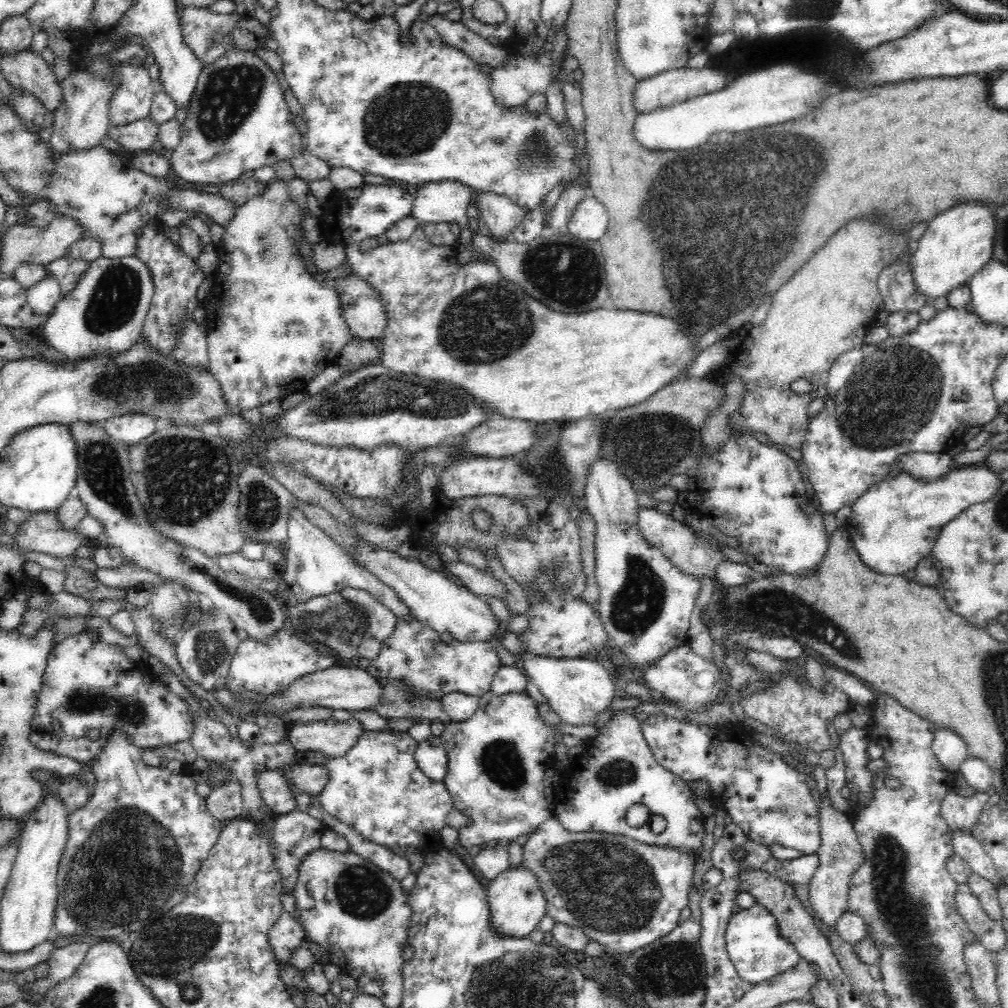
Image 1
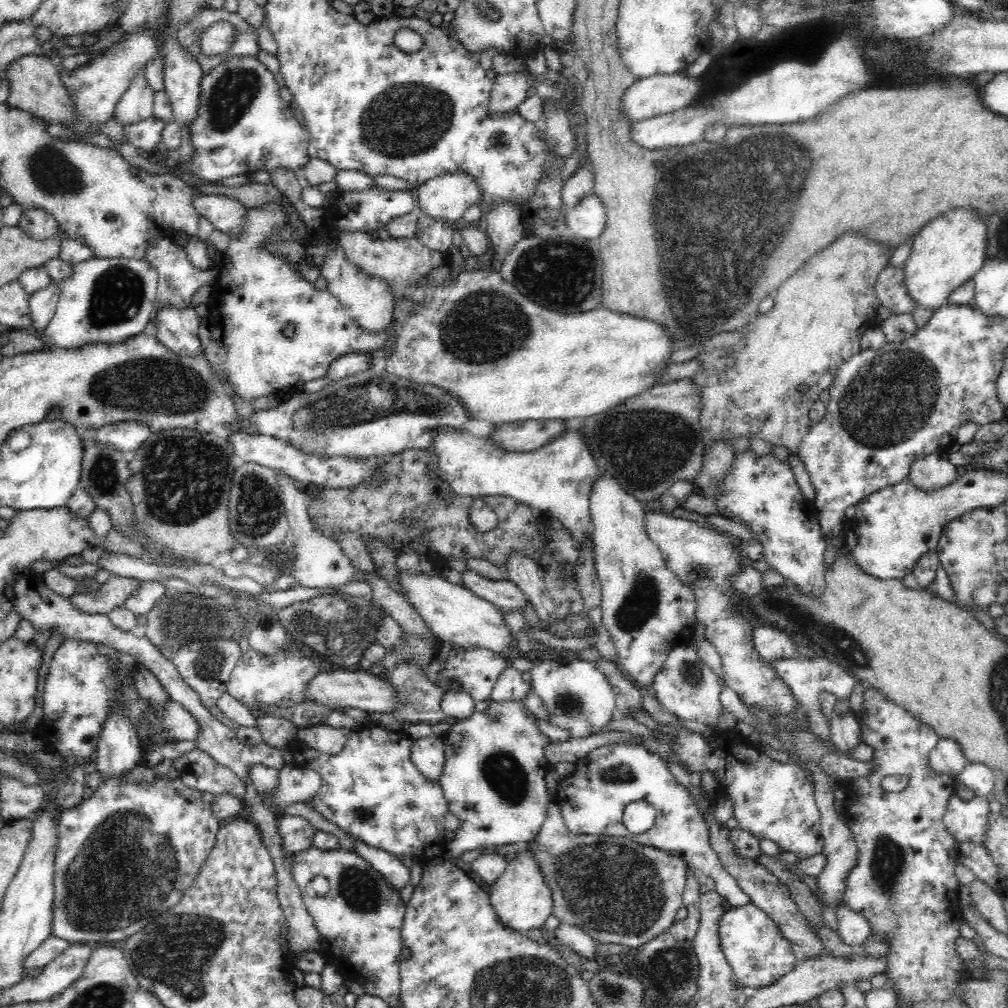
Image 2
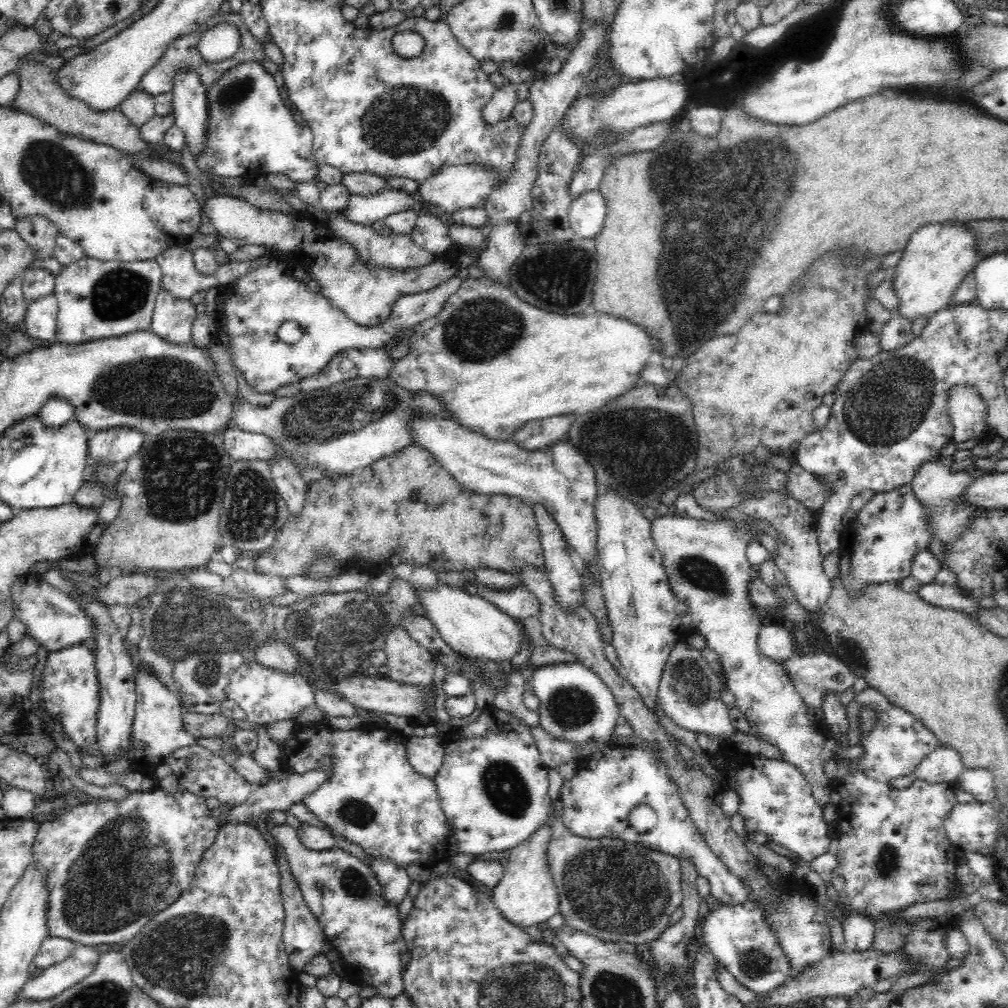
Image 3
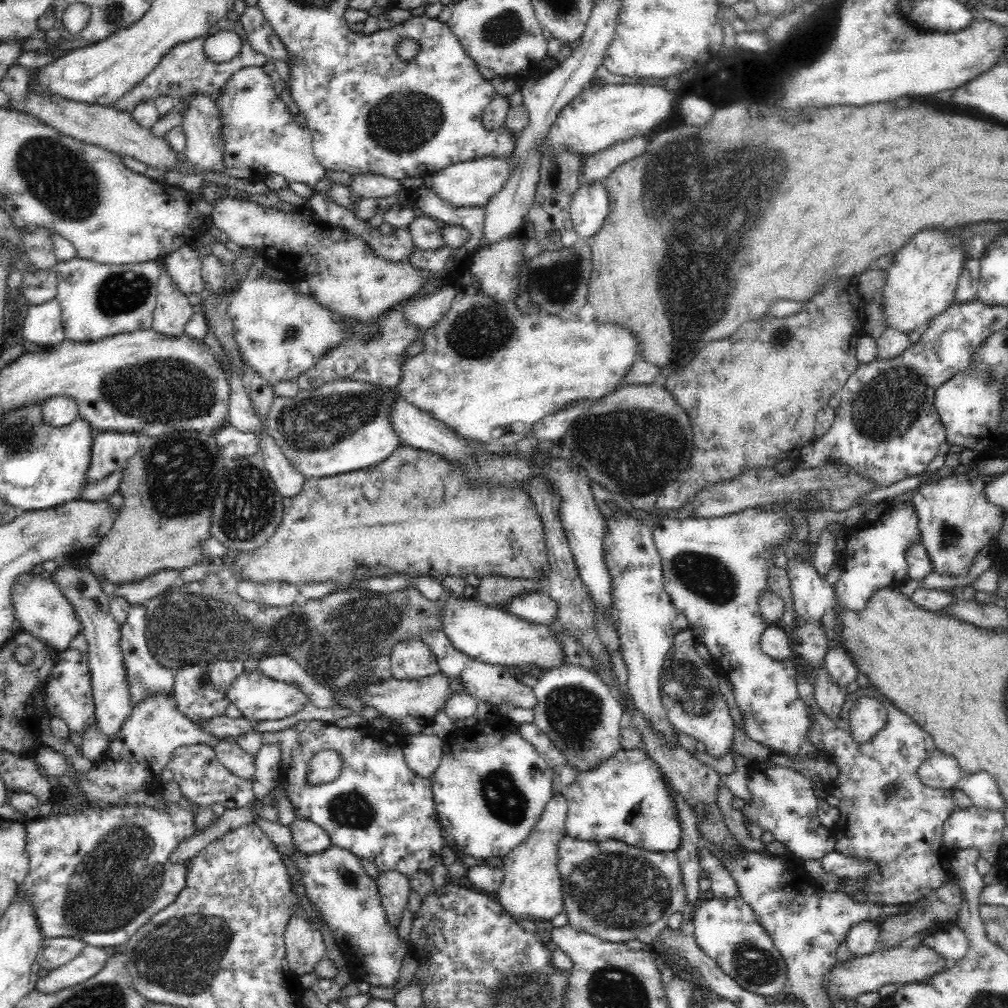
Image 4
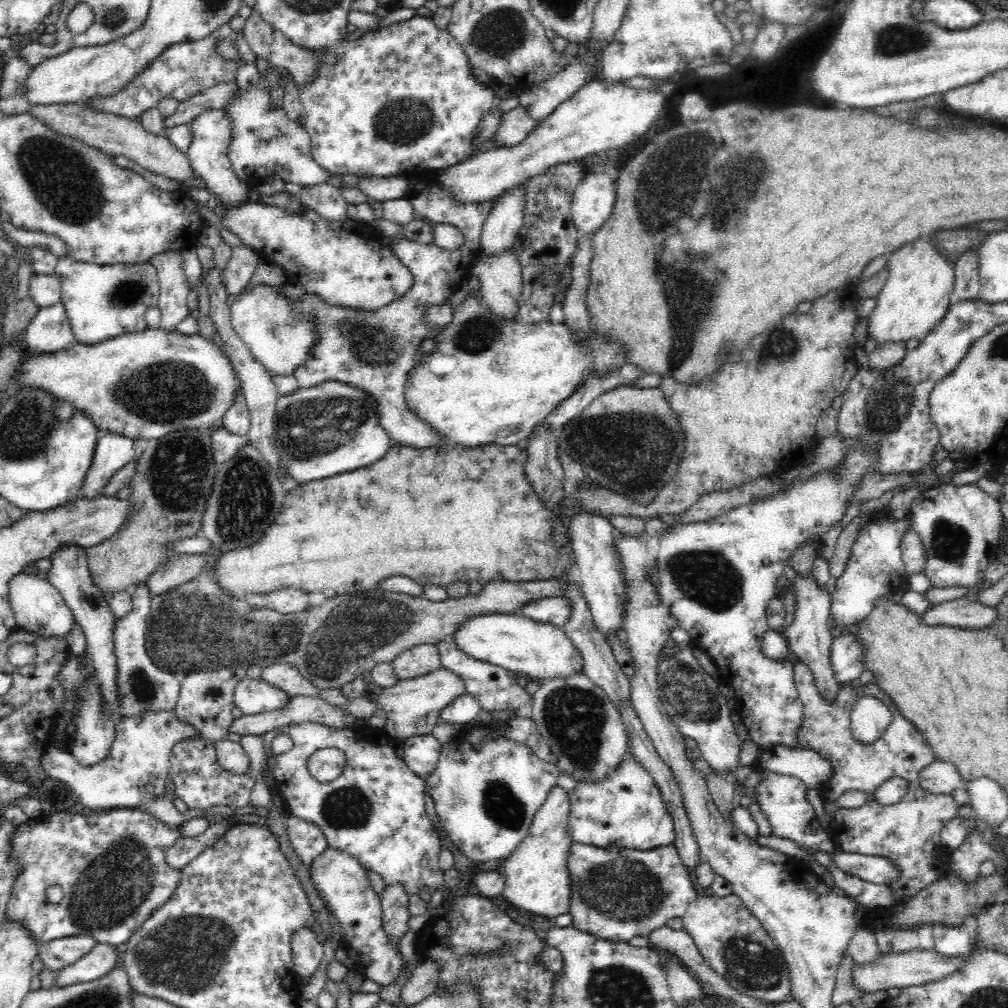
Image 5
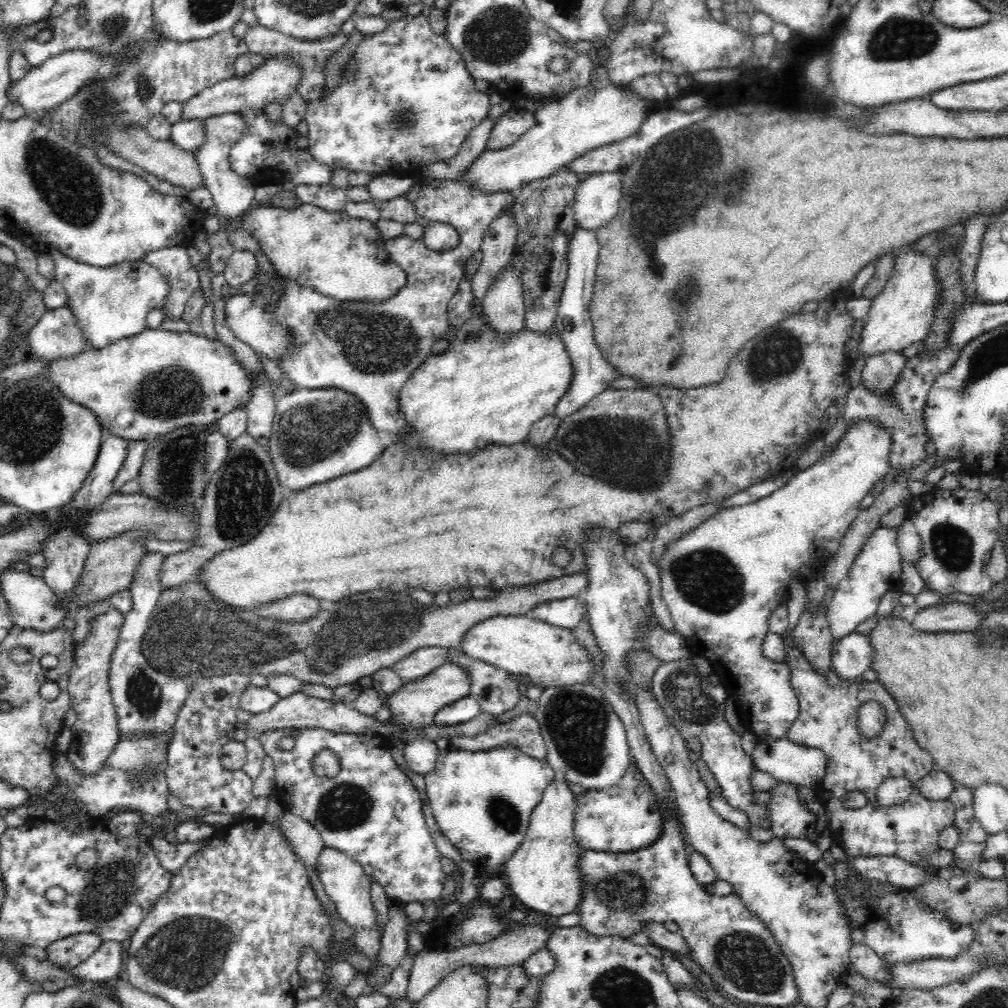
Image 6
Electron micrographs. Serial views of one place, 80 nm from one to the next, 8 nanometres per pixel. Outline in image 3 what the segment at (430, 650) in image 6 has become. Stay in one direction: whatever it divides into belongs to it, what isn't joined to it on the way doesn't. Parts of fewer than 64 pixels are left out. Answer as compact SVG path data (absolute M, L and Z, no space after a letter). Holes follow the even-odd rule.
M396 628L386 638L387 677L400 682L426 688L434 680L437 666L435 657L412 639L407 630Z

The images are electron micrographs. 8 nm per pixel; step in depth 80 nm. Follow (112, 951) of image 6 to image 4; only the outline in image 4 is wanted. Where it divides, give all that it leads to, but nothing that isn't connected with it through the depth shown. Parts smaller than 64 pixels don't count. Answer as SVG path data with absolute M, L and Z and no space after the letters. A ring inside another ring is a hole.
M86 945L80 954L70 962L51 970L44 979L32 985L32 990L40 992L58 992L90 980L100 972L110 958L105 947Z

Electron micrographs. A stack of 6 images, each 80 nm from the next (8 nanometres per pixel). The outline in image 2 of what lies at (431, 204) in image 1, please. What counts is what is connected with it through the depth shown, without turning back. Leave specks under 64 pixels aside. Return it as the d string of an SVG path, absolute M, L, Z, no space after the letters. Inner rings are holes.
M447 173L428 180L414 190L422 213L434 220L459 225L462 212L486 199L482 183L466 173Z

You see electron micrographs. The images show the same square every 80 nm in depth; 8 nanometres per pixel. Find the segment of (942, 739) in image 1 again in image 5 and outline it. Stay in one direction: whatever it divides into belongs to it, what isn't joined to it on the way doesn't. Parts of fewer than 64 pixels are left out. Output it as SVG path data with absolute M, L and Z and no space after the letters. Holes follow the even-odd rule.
M935 759L919 774L918 784L934 795L950 795L958 787L964 787L962 777L958 775L956 767L950 762Z

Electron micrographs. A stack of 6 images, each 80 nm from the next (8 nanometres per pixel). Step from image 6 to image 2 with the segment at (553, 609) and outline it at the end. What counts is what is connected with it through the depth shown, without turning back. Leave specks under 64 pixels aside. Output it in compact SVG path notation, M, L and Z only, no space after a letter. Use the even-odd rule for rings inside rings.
M467 569L462 573L461 587L471 592L499 609L503 613L522 613L531 604L530 600L512 581L492 581Z

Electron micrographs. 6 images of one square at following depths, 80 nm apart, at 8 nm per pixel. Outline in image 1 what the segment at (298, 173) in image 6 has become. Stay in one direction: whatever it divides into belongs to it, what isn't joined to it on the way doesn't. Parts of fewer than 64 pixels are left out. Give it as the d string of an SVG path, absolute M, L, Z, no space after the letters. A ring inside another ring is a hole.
M229 51L224 56L221 56L218 60L214 61L214 64L203 67L201 70L197 85L190 101L190 109L188 109L186 122L182 126L182 140L178 148L174 149L172 153L169 153L170 161L172 162L172 168L175 175L180 177L186 182L192 184L214 184L219 186L234 180L237 180L243 172L255 171L256 169L264 166L273 167L275 162L288 161L291 164L291 160L294 156L298 156L305 148L302 146L305 144L305 136L297 129L294 123L294 117L288 109L287 103L284 100L284 93L278 85L276 79L276 73L264 62L264 60L258 58L252 51Z

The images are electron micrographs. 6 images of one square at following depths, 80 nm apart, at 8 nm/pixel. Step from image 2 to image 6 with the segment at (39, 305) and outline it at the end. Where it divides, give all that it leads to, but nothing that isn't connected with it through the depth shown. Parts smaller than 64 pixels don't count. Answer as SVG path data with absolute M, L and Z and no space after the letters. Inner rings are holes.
M68 307L48 309L42 318L26 334L30 348L44 361L54 362L58 359L69 359L81 352L94 349L84 338L73 312Z

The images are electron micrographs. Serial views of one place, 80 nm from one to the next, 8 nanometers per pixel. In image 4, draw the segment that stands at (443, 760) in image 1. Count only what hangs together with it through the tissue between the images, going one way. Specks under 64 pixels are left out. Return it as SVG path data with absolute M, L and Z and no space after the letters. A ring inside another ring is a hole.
M429 731L404 737L400 742L408 768L429 779L440 764L445 741Z

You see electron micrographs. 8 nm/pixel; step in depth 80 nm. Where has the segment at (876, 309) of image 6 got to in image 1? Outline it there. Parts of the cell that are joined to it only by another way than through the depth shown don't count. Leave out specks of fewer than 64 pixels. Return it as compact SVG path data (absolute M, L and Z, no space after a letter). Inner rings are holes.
M960 204L946 212L936 215L932 222L918 240L918 250L914 252L910 267L912 267L912 281L920 295L924 295L928 302L937 298L944 298L956 287L966 284L974 274L980 272L982 267L992 259L994 239L994 209L982 204Z

